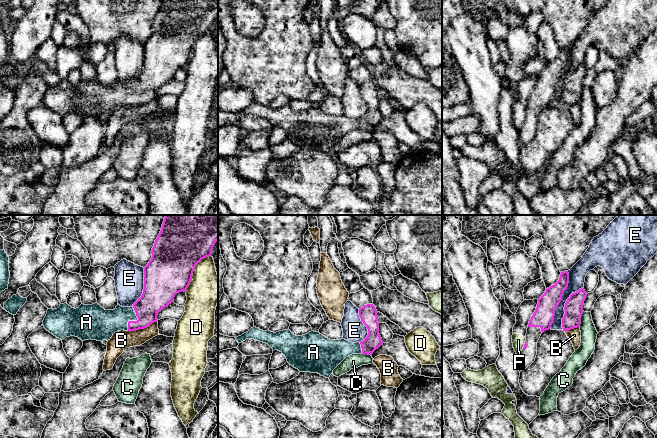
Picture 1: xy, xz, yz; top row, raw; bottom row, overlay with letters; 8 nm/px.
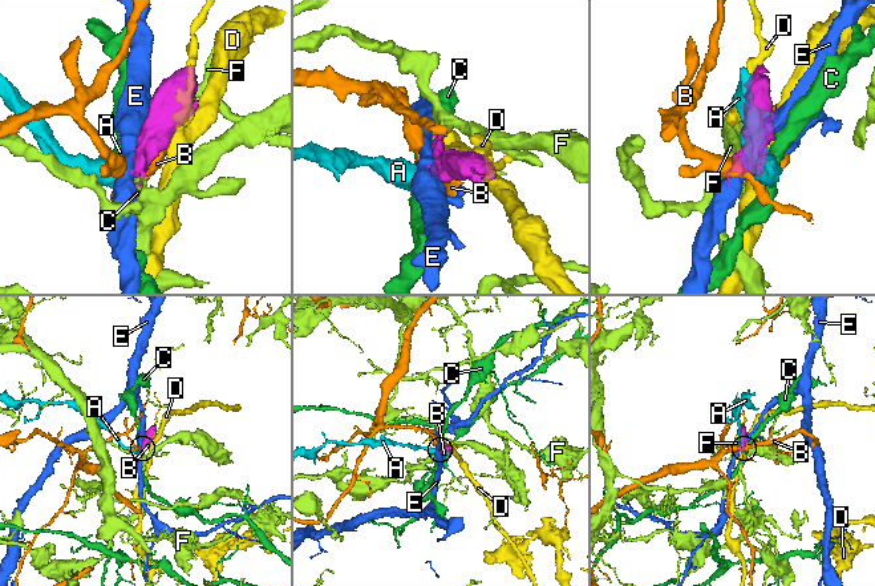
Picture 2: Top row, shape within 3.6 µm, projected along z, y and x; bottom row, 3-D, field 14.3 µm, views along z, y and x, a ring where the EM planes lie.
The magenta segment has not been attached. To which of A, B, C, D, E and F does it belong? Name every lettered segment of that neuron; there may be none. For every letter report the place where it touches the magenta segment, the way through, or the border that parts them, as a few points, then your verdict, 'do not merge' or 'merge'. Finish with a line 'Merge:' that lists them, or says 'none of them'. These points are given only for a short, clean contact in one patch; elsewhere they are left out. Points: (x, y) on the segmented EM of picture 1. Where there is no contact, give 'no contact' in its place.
A: meets magenta in xy at (135, 321); runs through xy (155, 297), (135, 321), (109, 321), (104, 323); merge
B: meets magenta in xy at (142, 328); border along xy (156, 321), (146, 327), (128, 331); do not merge
C: meets magenta in yz at (580, 319); border along yz (583, 311), (579, 326); do not merge
D: meets magenta in xy at (193, 270); do not merge
E: meets magenta in yz at (561, 299); do not merge
F: meets magenta in yz at (524, 344); border along yz (525, 340), (522, 348); do not merge
Merge: A

